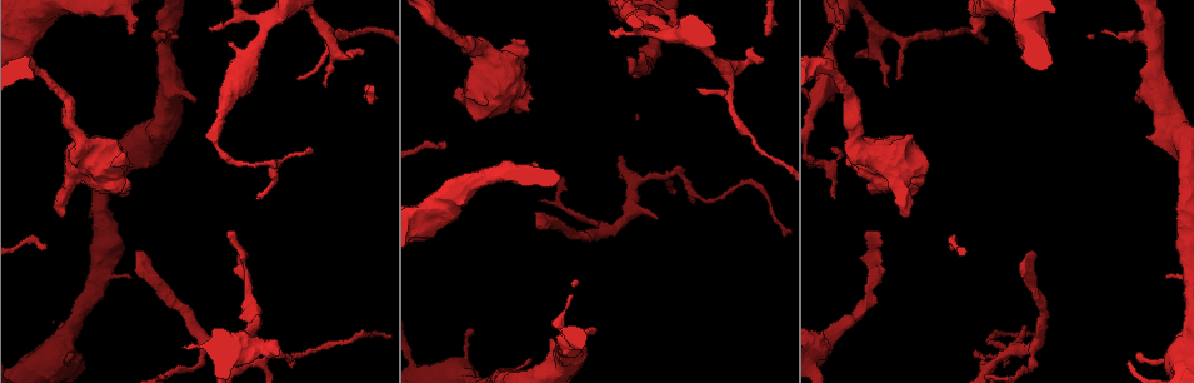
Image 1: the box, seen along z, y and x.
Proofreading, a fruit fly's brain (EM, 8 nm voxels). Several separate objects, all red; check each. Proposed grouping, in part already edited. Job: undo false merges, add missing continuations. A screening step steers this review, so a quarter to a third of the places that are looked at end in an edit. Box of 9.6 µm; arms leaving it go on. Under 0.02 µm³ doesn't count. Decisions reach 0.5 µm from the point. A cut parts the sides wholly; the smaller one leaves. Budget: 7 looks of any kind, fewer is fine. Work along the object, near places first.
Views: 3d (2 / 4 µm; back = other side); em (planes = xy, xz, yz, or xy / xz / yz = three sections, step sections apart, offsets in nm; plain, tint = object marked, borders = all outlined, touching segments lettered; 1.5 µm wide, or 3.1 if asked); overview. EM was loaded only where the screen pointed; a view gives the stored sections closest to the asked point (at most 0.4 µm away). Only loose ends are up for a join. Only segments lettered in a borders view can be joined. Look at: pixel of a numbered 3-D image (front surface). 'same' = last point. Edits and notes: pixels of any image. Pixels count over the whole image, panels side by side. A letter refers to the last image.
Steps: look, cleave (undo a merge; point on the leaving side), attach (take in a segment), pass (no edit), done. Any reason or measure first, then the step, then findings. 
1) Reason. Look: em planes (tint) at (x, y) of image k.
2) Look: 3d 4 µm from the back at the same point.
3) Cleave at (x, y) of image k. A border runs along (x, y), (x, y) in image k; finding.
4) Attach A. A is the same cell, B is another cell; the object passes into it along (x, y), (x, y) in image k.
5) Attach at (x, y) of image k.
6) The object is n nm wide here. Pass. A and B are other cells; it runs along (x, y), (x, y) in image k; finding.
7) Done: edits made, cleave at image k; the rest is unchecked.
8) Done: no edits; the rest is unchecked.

Tapers out. Look: em planes (borders) at (1024, 327) of image 1.

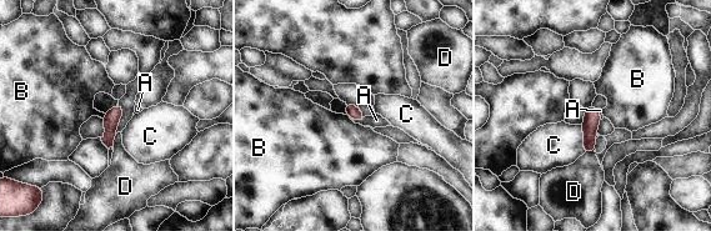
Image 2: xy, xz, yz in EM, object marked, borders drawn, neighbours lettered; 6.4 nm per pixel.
The object is 90 nm wide here. Attach A. A is the same cell, B, C and D are other cells; the object passes into it along (351, 110), (359, 120), (376, 120) in image 2; it goes on there.

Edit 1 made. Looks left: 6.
See it whole again. Look: overview.

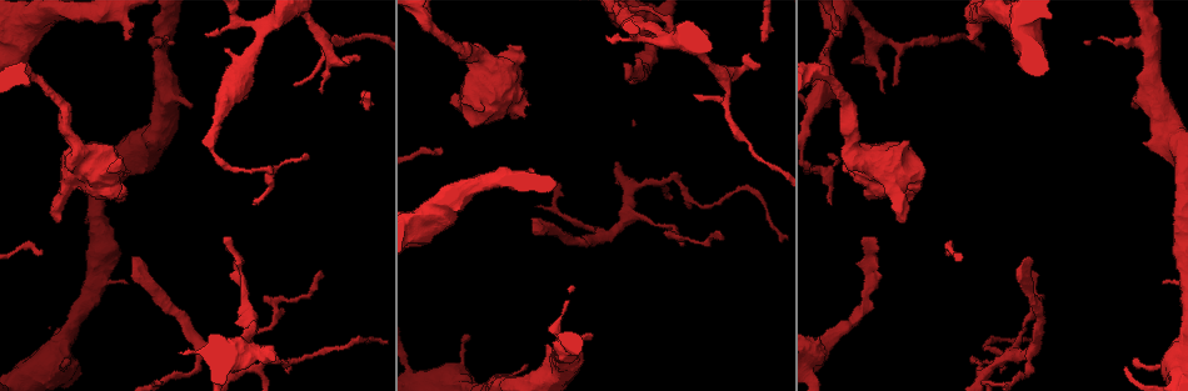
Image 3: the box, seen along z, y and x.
Look: 3d 4 µm at (465, 334) of image 3.

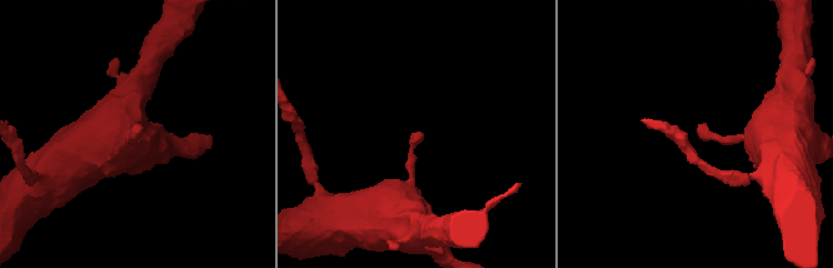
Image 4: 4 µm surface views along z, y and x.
Look: em planes (borders) at (141, 132) of image 4.

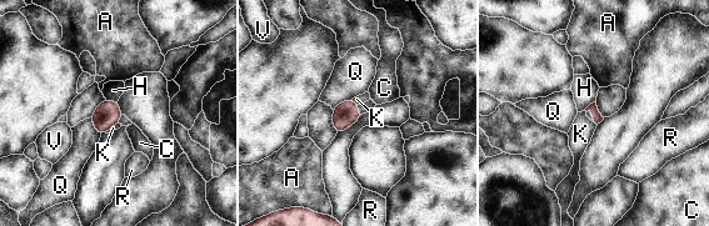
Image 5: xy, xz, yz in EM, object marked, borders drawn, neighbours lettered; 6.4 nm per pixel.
The longest contact is with Q, 150 nm. Pass. A, C, H, K, Q, R and V are other cells; no lettered segment goes on from it.

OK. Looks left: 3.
Thin neck. Look: em yz step 4 (borders) at (640, 69) of image 3.

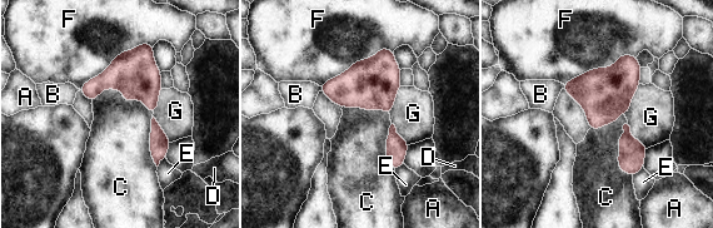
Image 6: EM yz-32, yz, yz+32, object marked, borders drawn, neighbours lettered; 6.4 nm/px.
The longest contact is with F, 550 nm. Pass. A, B, C, D, E, F and G are other cells; a border runs along (161, 88), (153, 117), (171, 142) in image 6; all the same neuron.

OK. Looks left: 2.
Done: edits made, attach at image 2; the rest is unchecked.

